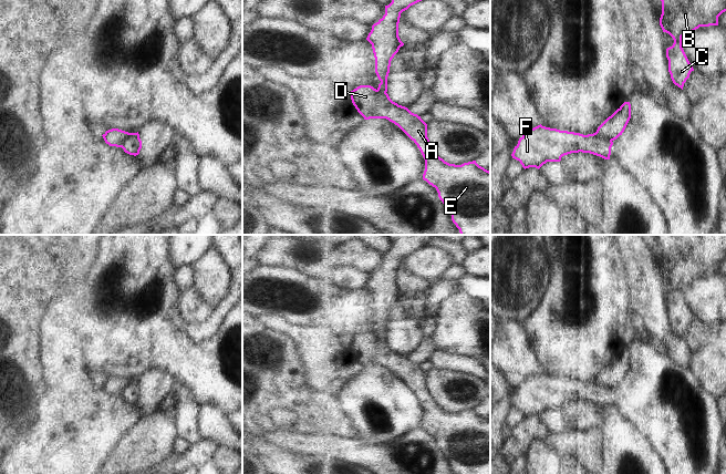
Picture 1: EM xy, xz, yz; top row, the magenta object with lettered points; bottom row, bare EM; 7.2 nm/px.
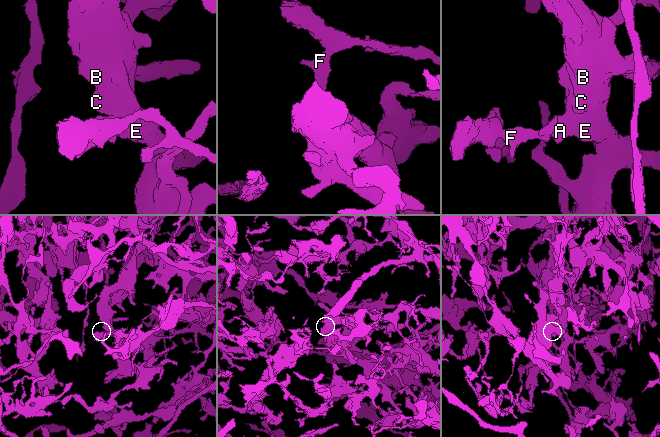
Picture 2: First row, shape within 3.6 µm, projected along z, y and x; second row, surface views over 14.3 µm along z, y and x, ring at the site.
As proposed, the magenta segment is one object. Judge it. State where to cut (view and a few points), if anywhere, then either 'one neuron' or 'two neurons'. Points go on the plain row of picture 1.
cut yz (593, 381), (611, 389); two neurons

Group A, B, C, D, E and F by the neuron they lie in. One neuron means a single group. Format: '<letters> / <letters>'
A B C D E / F

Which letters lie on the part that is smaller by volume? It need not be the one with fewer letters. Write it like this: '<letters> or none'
F

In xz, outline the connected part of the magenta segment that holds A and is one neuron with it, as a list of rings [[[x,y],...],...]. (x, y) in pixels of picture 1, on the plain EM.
[[[360,333],[350,343],[364,368],[386,367],[417,393],[425,408],[423,427],[436,436],[456,474],[490,474],[489,419],[476,409],[455,413],[440,406],[427,385],[427,372],[407,356],[393,350],[387,341]]]

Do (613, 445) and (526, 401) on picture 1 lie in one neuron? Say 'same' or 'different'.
different

